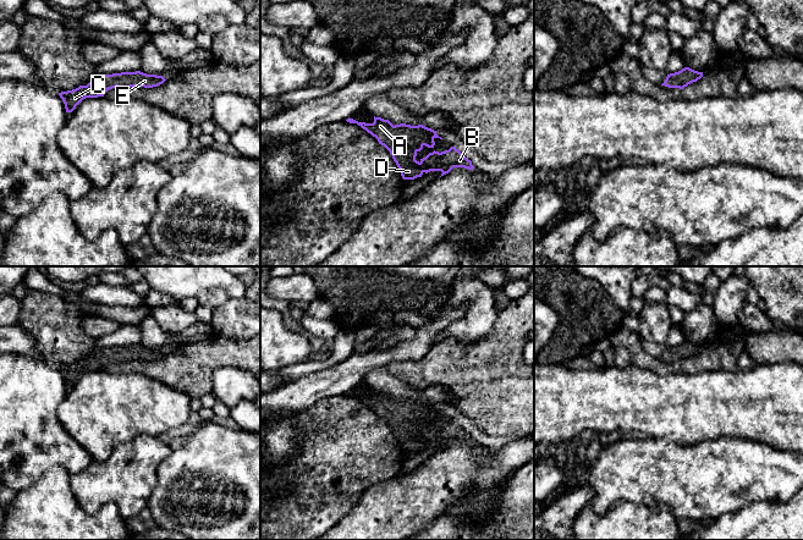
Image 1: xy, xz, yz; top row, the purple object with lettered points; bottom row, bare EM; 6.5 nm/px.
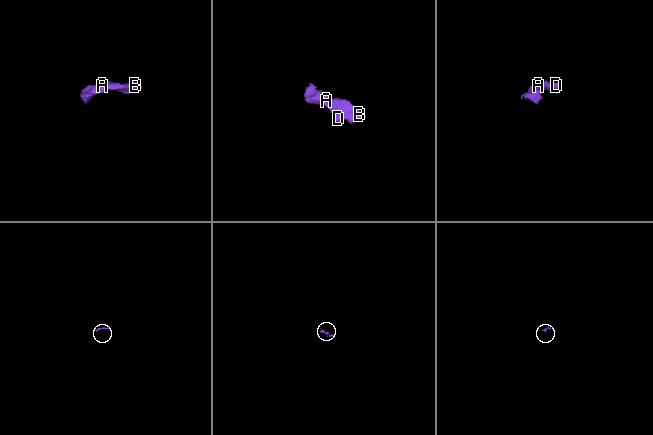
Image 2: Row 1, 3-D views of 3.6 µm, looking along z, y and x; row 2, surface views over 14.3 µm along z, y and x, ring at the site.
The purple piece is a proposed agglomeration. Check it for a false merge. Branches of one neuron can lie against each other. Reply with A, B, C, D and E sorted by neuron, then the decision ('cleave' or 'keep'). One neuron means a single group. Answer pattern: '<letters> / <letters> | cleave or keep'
A B C D E | keep

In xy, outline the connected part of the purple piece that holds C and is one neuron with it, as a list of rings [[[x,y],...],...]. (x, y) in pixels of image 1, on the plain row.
[[[141,345],[121,346],[112,348],[95,348],[87,359],[59,367],[65,378],[66,386],[72,386],[86,371],[104,370],[112,362],[144,360],[153,362],[163,358],[166,353],[163,349],[147,348]]]

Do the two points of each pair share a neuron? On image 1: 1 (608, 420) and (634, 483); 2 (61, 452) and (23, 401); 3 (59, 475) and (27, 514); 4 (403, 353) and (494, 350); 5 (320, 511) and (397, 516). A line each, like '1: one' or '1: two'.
1: two
2: one
3: one
4: two
5: two

